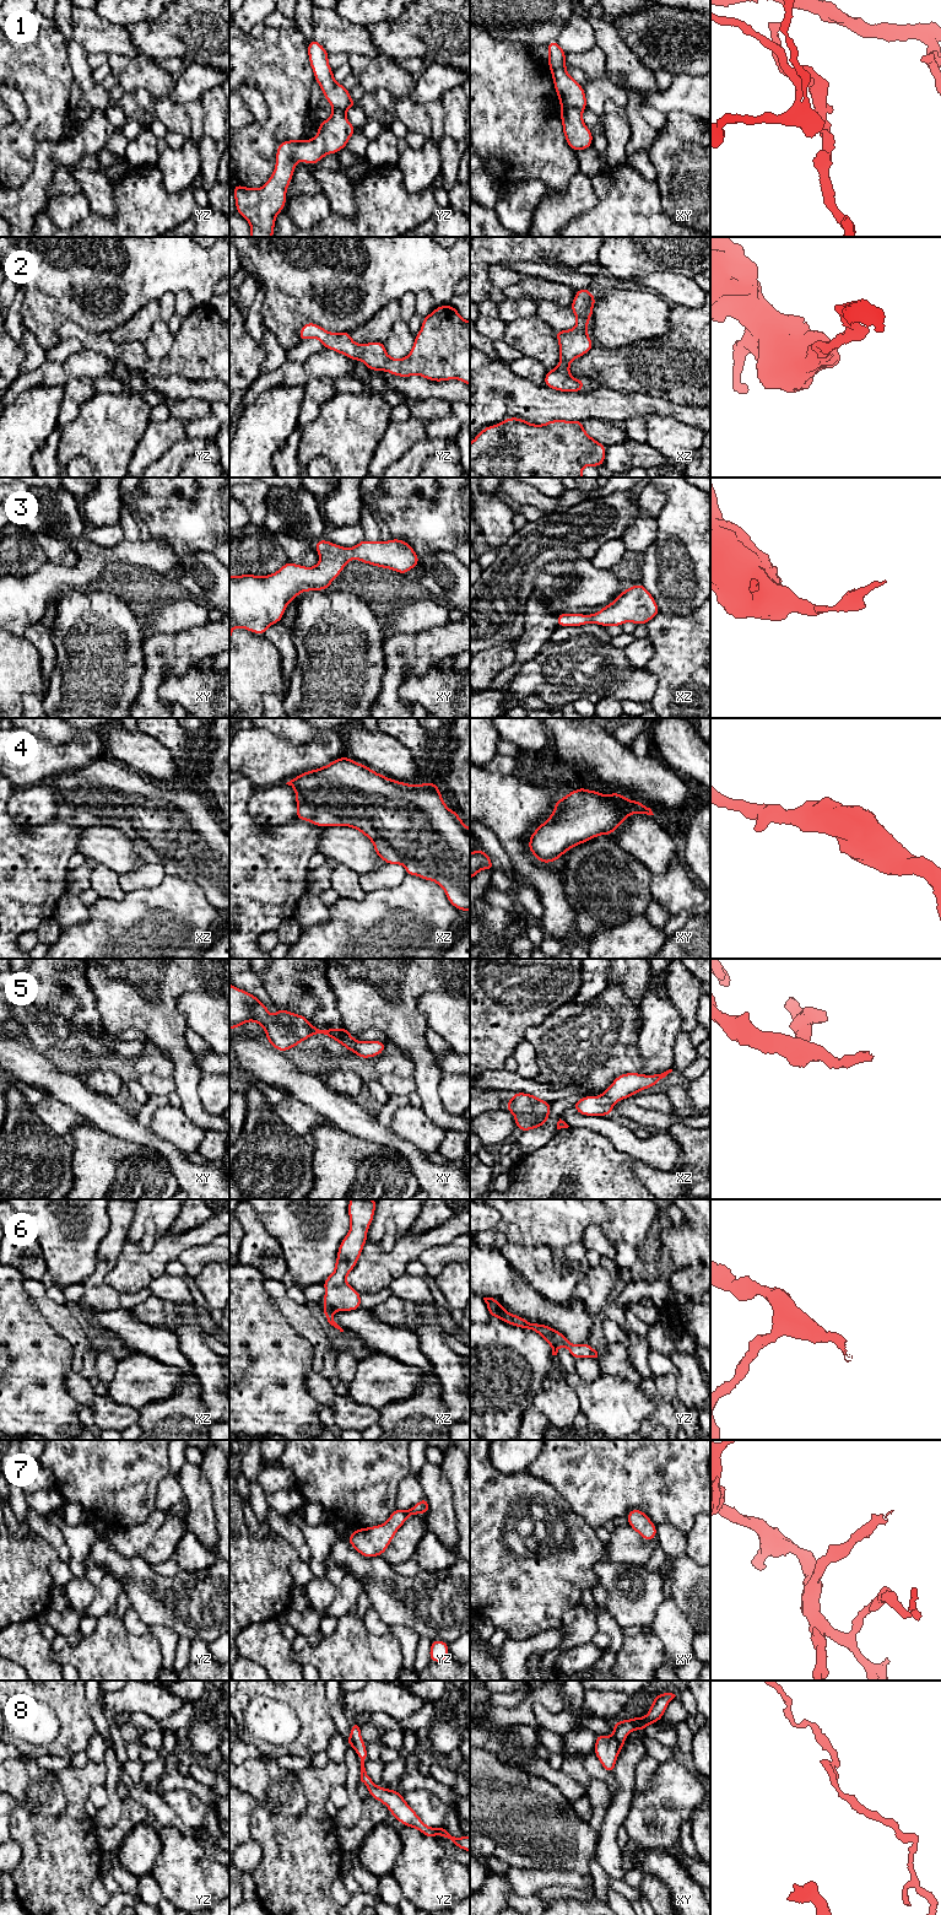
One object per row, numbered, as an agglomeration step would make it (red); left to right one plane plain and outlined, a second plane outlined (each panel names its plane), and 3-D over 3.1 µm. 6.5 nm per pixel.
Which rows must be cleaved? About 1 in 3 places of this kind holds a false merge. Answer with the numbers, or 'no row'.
1, 8

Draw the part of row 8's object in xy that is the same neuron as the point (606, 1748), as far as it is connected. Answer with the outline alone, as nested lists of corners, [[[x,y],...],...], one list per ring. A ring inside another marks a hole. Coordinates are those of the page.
[[[612,1733],[610,1737],[601,1735],[595,1735],[595,1737],[596,1742],[594,1753],[602,1764],[604,1769],[612,1774],[620,1751],[618,1741],[615,1733]]]

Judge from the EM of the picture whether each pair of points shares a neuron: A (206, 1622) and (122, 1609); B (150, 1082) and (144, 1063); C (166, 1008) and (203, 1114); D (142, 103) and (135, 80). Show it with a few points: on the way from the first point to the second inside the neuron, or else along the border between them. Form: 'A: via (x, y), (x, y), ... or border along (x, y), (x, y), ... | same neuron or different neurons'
A: border along (123, 1590), (130, 1606) | different neurons
B: border along (139, 1074), (156, 1074), (169, 1078) | different neurons
C: via (167, 1034), (183, 1060), (187, 1088) | same neuron
D: border along (134, 92), (139, 88), (146, 88), (155, 100) | different neurons

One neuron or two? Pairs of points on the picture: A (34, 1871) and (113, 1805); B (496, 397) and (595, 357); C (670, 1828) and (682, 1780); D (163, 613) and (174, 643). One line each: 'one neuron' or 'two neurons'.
A: two neurons
B: two neurons
C: one neuron
D: two neurons

